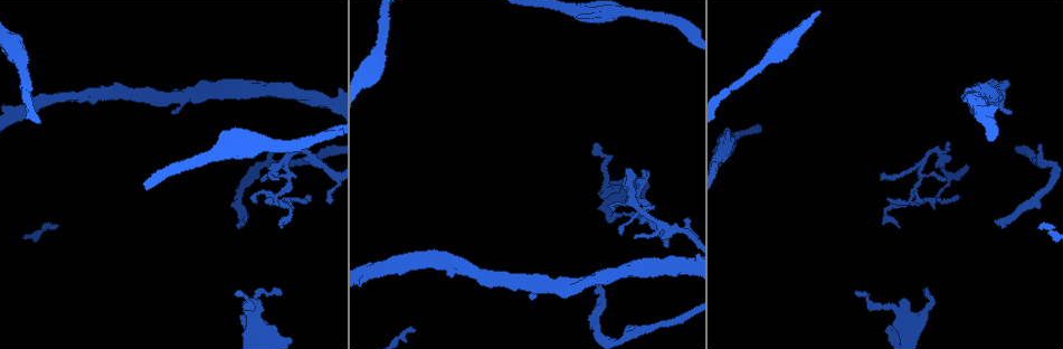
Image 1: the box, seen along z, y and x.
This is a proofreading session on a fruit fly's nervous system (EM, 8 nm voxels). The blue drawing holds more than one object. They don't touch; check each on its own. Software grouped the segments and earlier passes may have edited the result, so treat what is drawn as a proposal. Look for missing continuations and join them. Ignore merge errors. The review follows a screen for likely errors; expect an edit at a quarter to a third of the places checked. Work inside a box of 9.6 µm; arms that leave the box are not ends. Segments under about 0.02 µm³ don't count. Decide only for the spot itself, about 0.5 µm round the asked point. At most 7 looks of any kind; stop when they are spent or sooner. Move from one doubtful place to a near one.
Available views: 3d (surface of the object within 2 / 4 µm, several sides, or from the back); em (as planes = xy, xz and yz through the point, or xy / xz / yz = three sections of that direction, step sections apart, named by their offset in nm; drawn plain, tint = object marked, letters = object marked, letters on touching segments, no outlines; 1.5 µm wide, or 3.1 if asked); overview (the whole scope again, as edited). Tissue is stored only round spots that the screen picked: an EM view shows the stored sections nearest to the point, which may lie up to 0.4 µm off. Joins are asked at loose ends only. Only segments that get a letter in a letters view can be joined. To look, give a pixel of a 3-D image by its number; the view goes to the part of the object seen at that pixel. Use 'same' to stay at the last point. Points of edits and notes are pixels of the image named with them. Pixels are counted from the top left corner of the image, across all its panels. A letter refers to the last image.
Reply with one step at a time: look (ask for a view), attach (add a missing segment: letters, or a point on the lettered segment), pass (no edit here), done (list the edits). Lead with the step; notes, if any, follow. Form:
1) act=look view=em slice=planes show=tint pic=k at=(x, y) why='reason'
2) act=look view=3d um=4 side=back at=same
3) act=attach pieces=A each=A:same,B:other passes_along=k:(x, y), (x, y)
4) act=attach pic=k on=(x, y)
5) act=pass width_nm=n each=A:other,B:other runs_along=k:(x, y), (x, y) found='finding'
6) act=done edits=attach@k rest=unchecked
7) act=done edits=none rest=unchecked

act=look view=em slice=xy step=8 show=tint pic=1 at=(637, 187) why='tapers out'

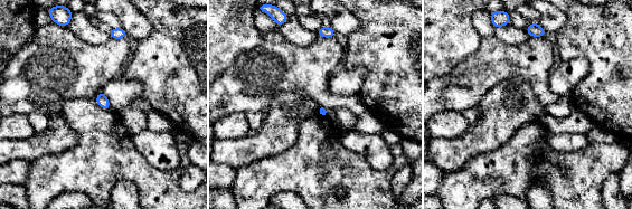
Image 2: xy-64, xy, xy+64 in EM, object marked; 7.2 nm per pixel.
act=look view=em slice=planes show=letters at=same why='another direction'

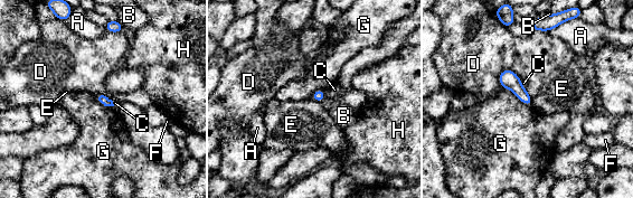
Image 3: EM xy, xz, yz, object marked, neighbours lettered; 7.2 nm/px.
act=pass each=A:other,B:other,C:other,D:other,E:other,F:other,G:other,H:other border=3:(311, 98), (319, 102) found='no lettered segment goes on from it'

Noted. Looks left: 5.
act=look view=em slice=planes show=letters pic=1 at=(997, 221) why='tapers out'

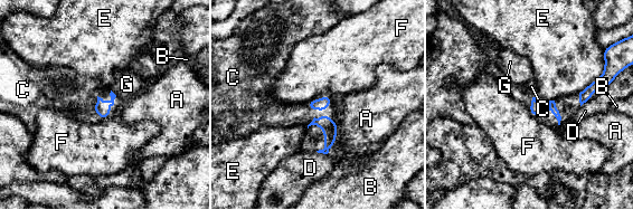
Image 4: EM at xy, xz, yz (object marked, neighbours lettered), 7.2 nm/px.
act=attach pieces=C each=A:other,B:other,C:same,D:other,E:other,F:other,G:other passes_along=4:(102, 108), (97, 101), (66, 87) found='the cell continues'

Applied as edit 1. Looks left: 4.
act=look view=em slice=planes show=letters pic=1 at=(597, 142) why='thin end'

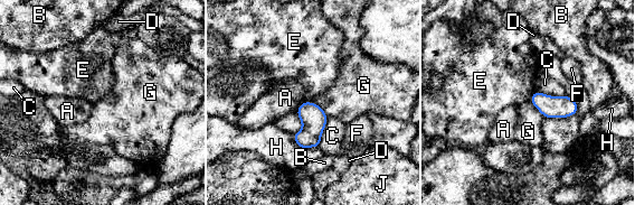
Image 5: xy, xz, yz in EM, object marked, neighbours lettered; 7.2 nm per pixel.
act=pass longest_contact=C:240nm each=A:other,B:other,C:other,D:other,E:other,F:other,G:other,H:other,J:other border=5:(536, 90), (530, 100) found='none of them fits'

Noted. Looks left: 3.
act=done edits=attach@4 rest=unchecked

